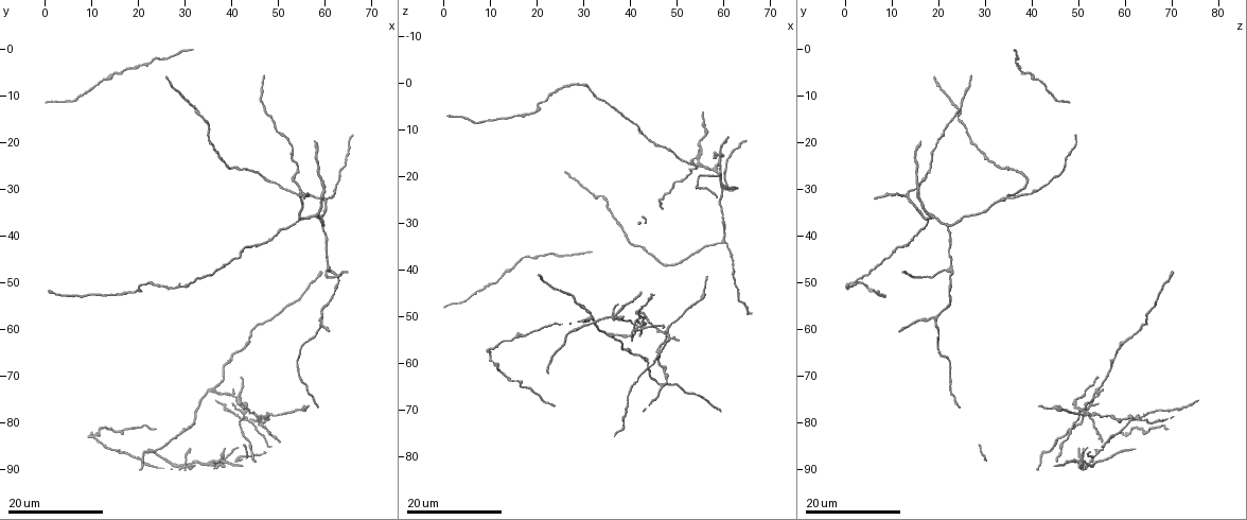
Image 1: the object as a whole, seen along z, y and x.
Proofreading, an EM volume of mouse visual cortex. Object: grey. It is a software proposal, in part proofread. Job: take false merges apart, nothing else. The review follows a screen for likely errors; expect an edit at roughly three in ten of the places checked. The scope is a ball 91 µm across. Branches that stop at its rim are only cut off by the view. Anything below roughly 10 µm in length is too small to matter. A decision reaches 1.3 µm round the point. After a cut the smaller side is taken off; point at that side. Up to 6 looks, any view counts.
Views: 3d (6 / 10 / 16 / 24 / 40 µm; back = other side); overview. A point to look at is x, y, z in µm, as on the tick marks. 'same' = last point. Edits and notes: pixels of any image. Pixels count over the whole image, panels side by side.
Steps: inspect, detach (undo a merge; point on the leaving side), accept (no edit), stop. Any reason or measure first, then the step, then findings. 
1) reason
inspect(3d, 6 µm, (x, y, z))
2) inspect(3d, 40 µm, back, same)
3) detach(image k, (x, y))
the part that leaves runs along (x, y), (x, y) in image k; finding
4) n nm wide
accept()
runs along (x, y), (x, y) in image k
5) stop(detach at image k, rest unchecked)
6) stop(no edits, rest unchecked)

arms part here
inspect(3d, 16 µm, (55.0, 36.5, 17.0))

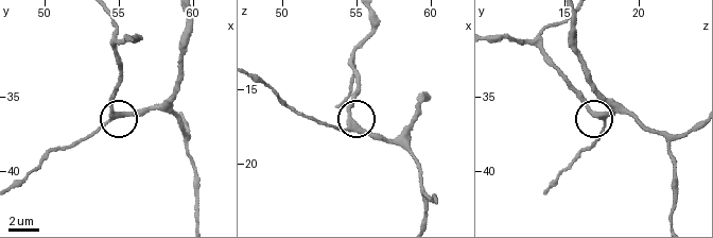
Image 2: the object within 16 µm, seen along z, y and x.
inspect(3d, 6 µm, (54.8, 35.8, 16.8))

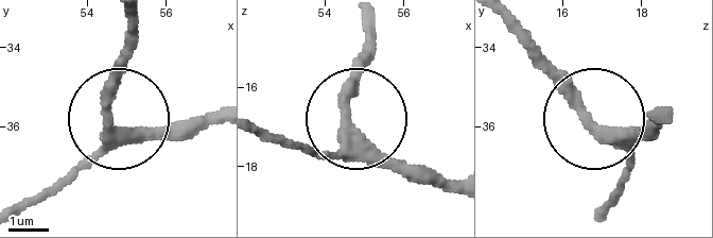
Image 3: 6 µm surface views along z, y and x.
3 arms
accept()
runs along (219, 120), (189, 131), (118, 126), (107, 109), (118, 52) in image 3; one neuron here

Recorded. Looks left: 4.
three arms meet
inspect(3d, 16 µm, (60.0, 31.5, 34.5))

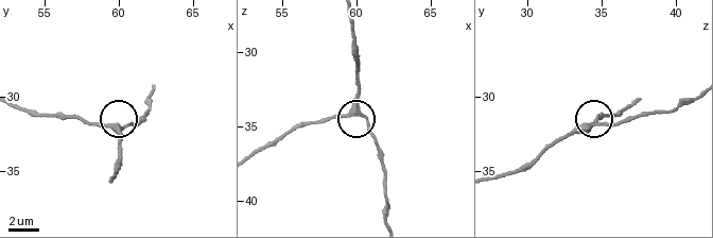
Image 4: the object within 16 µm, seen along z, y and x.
inspect(3d, 10 µm, (60.2, 32.0, 34.2))

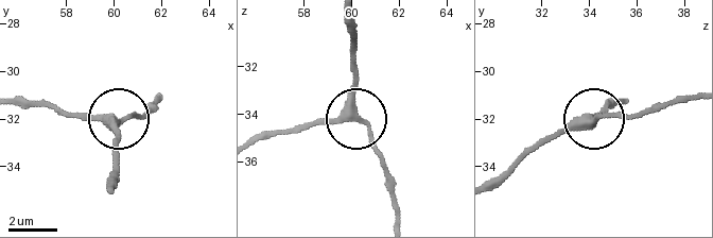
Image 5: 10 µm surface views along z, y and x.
310 nm wide
accept()
one neuron here

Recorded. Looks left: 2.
four arms meet
inspect(3d, 24 µm, (42.5, 77.5, 50.5))

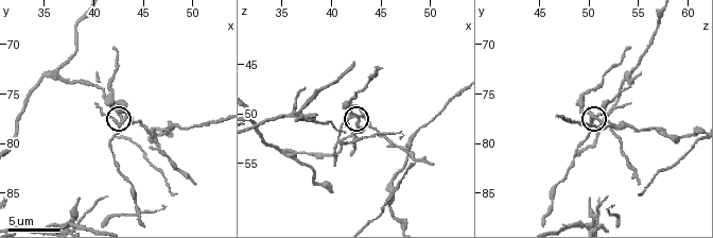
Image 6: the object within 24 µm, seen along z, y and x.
inspect(3d, 6 µm, (42.8, 77.2, 50.8))

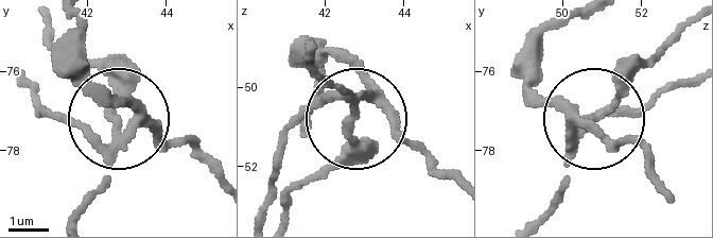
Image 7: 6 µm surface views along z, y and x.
210 nm wide
detach(image 7, (99, 105))
a second neuron is stuck on

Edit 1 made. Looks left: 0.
stop(detach at image 7, rest unchecked)

